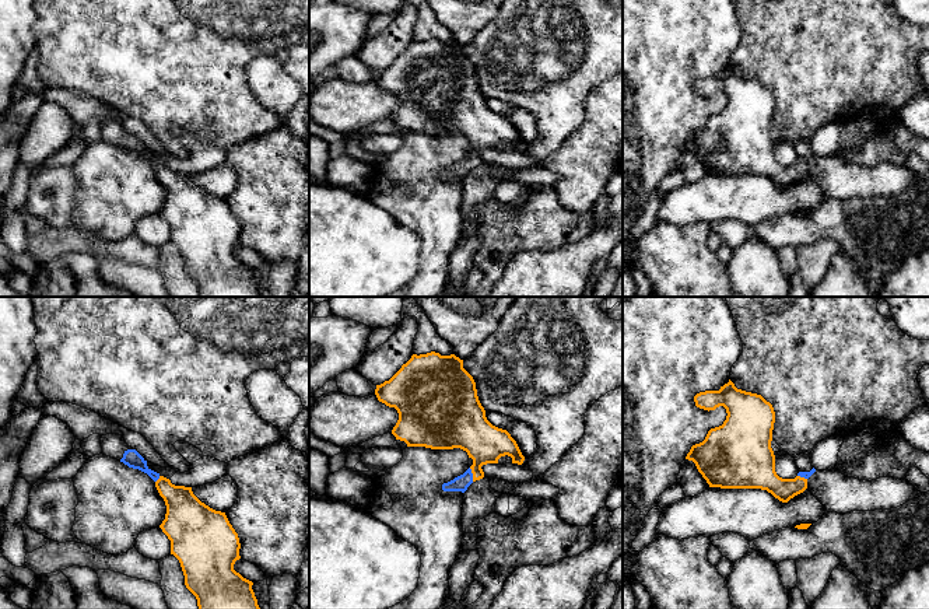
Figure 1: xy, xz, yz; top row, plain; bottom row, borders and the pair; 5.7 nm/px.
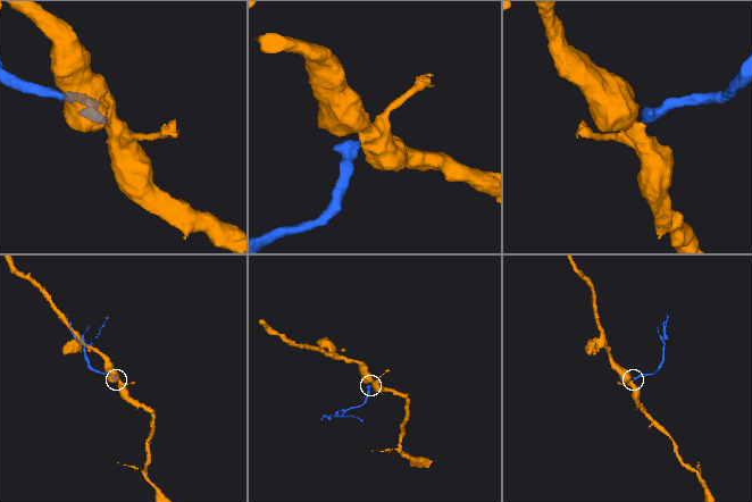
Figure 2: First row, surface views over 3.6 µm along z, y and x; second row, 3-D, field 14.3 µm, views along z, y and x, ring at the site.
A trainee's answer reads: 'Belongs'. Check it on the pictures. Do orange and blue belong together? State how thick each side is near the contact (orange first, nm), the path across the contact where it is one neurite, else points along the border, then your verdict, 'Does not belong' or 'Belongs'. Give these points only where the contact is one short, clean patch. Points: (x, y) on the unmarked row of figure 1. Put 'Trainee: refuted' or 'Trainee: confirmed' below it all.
Thickness 220 nm (orange) against 90 nm. Path across: xz (470, 118), (476, 123), (473, 161), (461, 170). Belongs
Trainee: confirmed

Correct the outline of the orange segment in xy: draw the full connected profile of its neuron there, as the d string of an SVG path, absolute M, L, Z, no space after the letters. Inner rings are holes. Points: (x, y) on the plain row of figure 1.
M136 136L125 137L120 148L155 168L166 192L159 214L171 227L171 241L179 246L199 297L260 297L253 269L234 256L241 230L225 199L201 189L192 174L175 172L151 157Z

